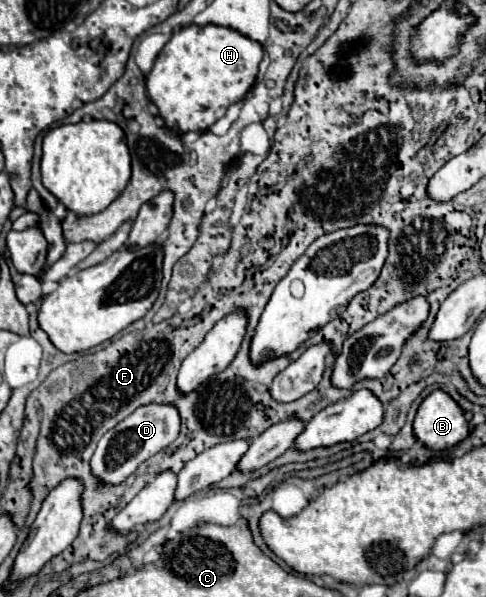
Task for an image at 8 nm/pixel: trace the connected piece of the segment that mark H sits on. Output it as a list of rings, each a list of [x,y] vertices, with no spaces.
[[[187,25],[173,33],[147,75],[147,93],[169,129],[207,131],[229,105],[245,97],[255,83],[263,45],[221,25]]]

